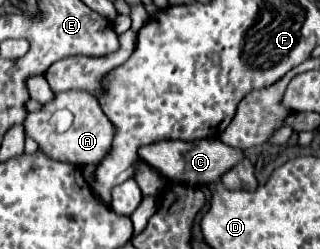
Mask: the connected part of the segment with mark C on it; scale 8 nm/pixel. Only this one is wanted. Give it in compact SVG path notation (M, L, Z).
M215 138L193 140L193 142L163 140L149 146L141 146L139 158L145 160L151 168L157 168L157 172L161 172L165 178L173 178L187 184L211 184L219 180L225 172L229 172L233 166L237 166L245 158L245 152L237 148L229 148L227 144Z

